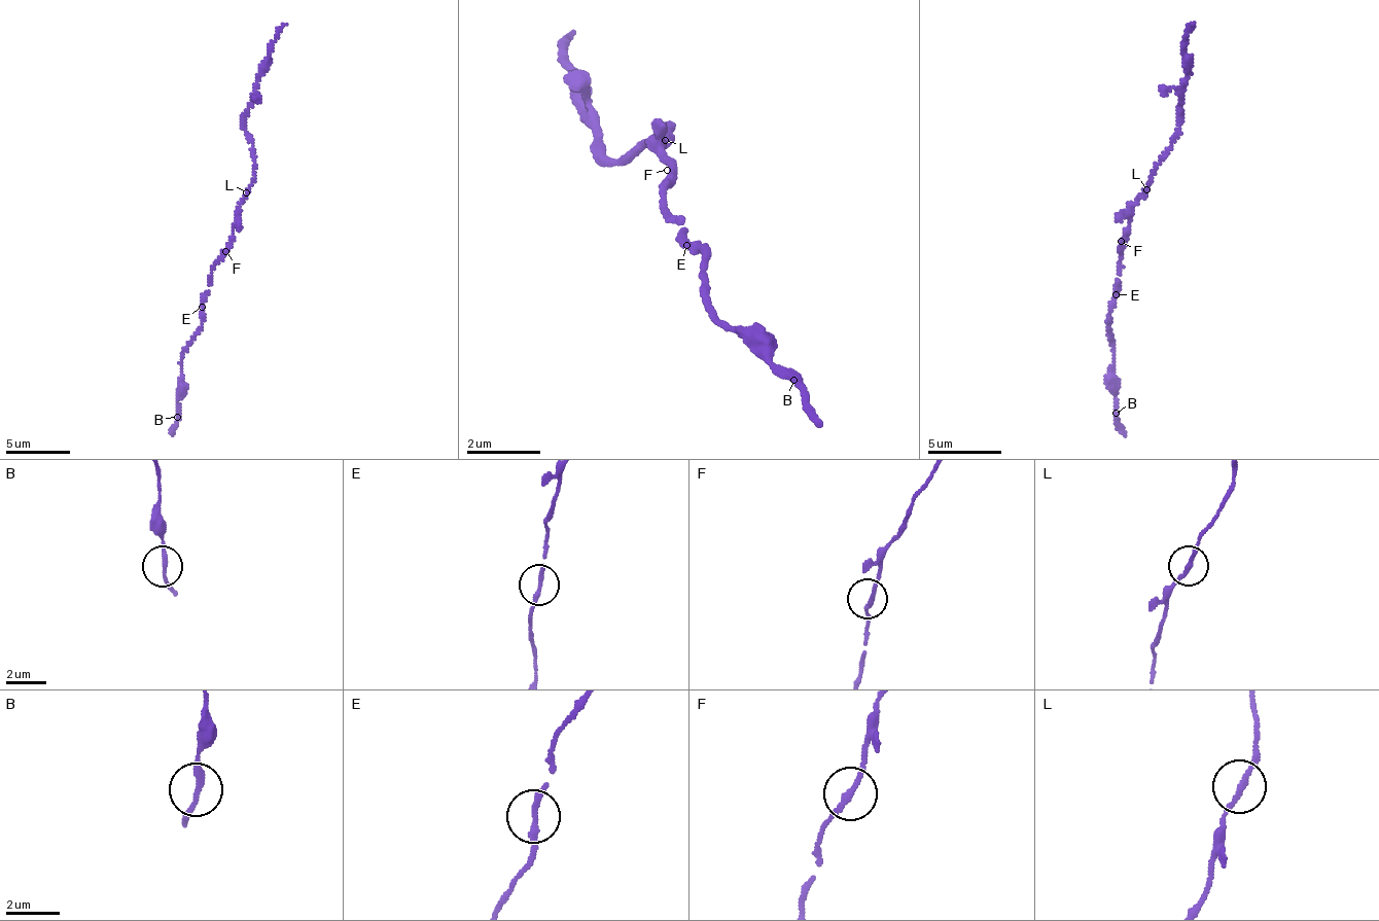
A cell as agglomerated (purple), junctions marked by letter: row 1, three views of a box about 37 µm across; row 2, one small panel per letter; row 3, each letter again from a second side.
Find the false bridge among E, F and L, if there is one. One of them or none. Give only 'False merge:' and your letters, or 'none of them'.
False merge: none of them

